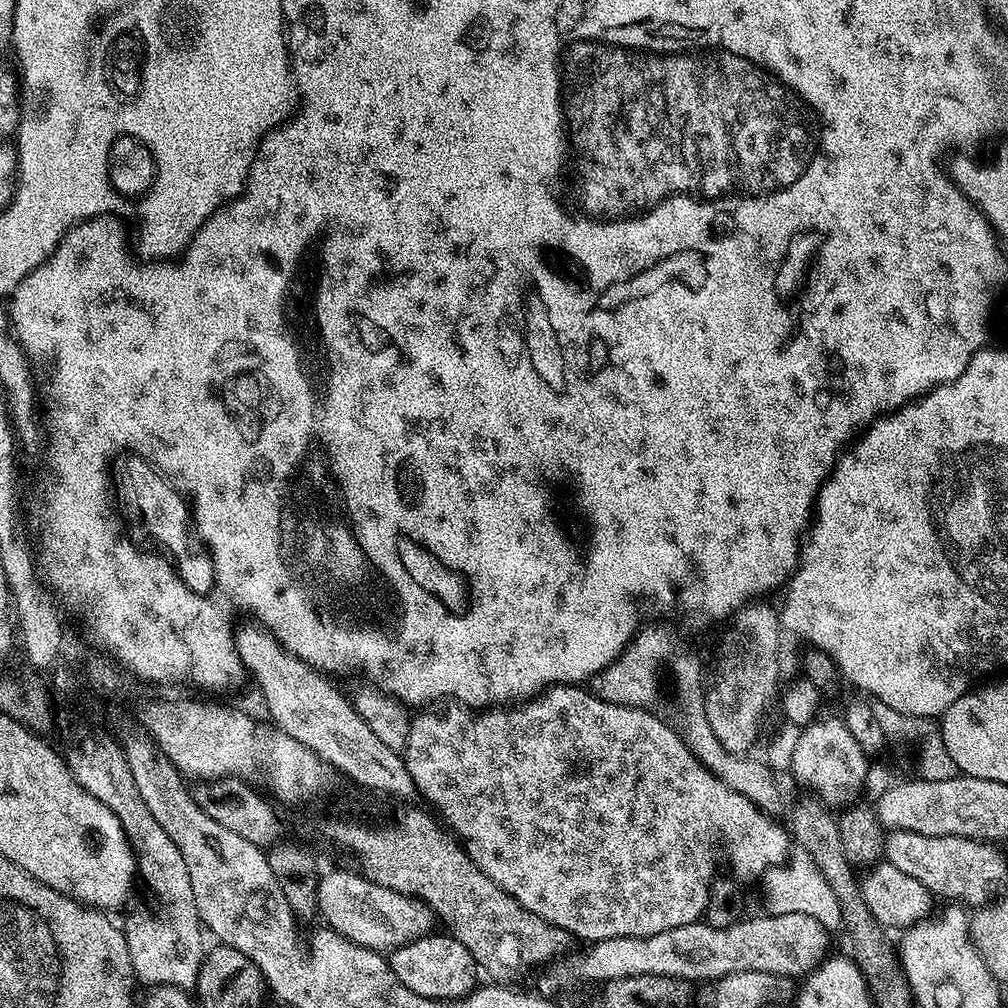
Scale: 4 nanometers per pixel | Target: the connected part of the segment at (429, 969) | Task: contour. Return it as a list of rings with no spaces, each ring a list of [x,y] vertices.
[[[429,934],[411,940],[401,948],[393,948],[390,953],[390,963],[398,982],[402,986],[410,986],[414,994],[422,994],[422,998],[434,998],[435,1000],[453,1000],[477,987],[478,969],[476,959],[450,934],[436,936]]]

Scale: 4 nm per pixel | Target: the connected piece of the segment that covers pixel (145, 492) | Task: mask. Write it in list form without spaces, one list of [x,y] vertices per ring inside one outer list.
[[[128,454],[123,460],[124,469],[120,472],[121,494],[128,496],[129,502],[136,507],[149,538],[157,540],[165,548],[161,549],[174,561],[182,582],[186,582],[190,590],[207,593],[213,587],[216,571],[212,568],[212,557],[194,539],[194,532],[190,527],[189,501],[141,456]]]

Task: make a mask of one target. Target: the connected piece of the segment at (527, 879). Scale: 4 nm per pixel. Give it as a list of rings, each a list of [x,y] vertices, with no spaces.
[[[553,684],[551,688],[545,688],[539,696],[531,697],[523,702],[513,703],[511,706],[489,706],[483,710],[477,710],[467,706],[461,706],[455,702],[449,703],[441,712],[424,712],[428,710],[420,710],[420,712],[411,717],[411,728],[409,730],[408,744],[405,745],[402,751],[406,766],[410,770],[410,778],[414,778],[414,786],[417,793],[421,797],[425,796],[438,813],[439,819],[450,829],[452,835],[460,842],[468,857],[473,860],[481,870],[486,874],[486,878],[490,878],[494,882],[498,882],[498,886],[502,886],[502,890],[506,890],[506,894],[510,894],[510,898],[514,898],[520,903],[523,908],[530,910],[534,914],[538,914],[538,918],[542,918],[546,922],[550,922],[554,926],[564,928],[577,941],[595,942],[598,940],[605,940],[606,938],[618,938],[619,936],[629,936],[630,938],[642,938],[643,936],[653,936],[654,934],[662,934],[662,930],[674,930],[674,926],[686,926],[687,924],[695,924],[703,917],[706,910],[706,902],[710,894],[710,886],[712,881],[718,875],[716,869],[716,852],[720,852],[724,847],[728,847],[728,868],[727,871],[731,873],[737,881],[745,882],[744,880],[752,880],[763,877],[764,873],[771,870],[771,868],[779,868],[781,864],[787,861],[790,855],[790,832],[782,823],[776,821],[775,815],[764,812],[754,802],[750,802],[750,798],[746,798],[742,794],[738,794],[734,790],[730,790],[730,786],[726,786],[718,779],[705,764],[697,760],[693,752],[688,748],[687,739],[683,735],[680,736],[668,724],[663,724],[658,717],[655,716],[655,711],[646,708],[631,708],[630,706],[618,706],[614,702],[606,702],[602,698],[598,698],[587,687],[573,686],[571,684]]]

